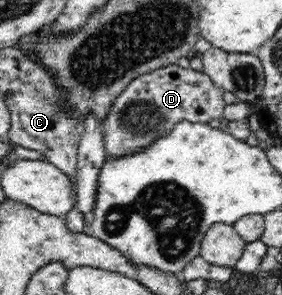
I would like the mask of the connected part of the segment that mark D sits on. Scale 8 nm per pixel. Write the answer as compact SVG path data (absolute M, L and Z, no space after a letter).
M178 64L135 78L113 103L108 117L104 119L106 155L115 157L140 150L152 144L161 134L167 134L181 120L203 124L215 118L223 120L225 92L207 74L191 68L185 70Z

